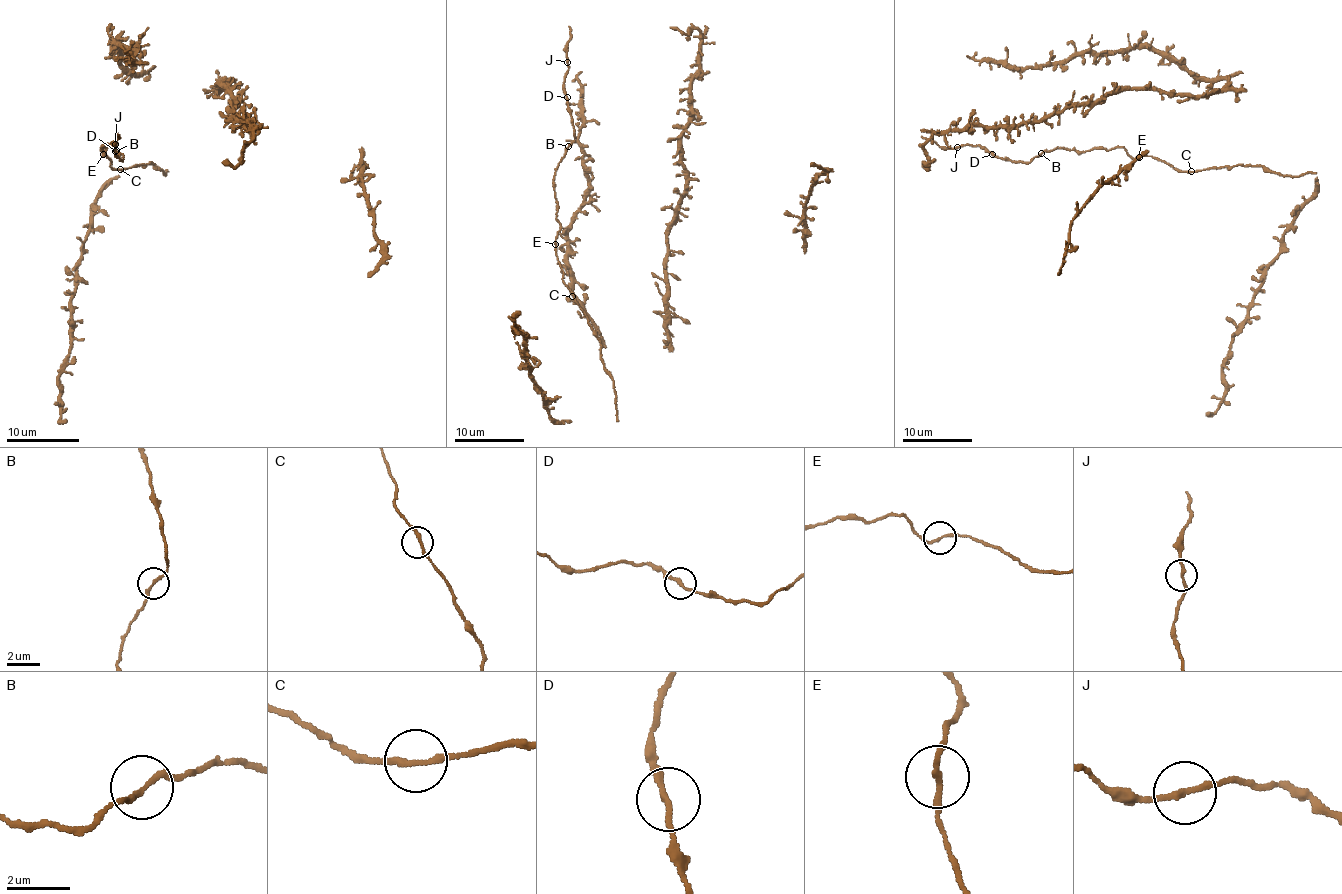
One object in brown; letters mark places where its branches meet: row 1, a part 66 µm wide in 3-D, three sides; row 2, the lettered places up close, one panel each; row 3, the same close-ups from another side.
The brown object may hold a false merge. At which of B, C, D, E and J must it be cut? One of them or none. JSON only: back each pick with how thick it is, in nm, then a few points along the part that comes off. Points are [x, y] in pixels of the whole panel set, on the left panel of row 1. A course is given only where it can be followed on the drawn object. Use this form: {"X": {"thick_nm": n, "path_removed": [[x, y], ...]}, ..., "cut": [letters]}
{"cut": []}

